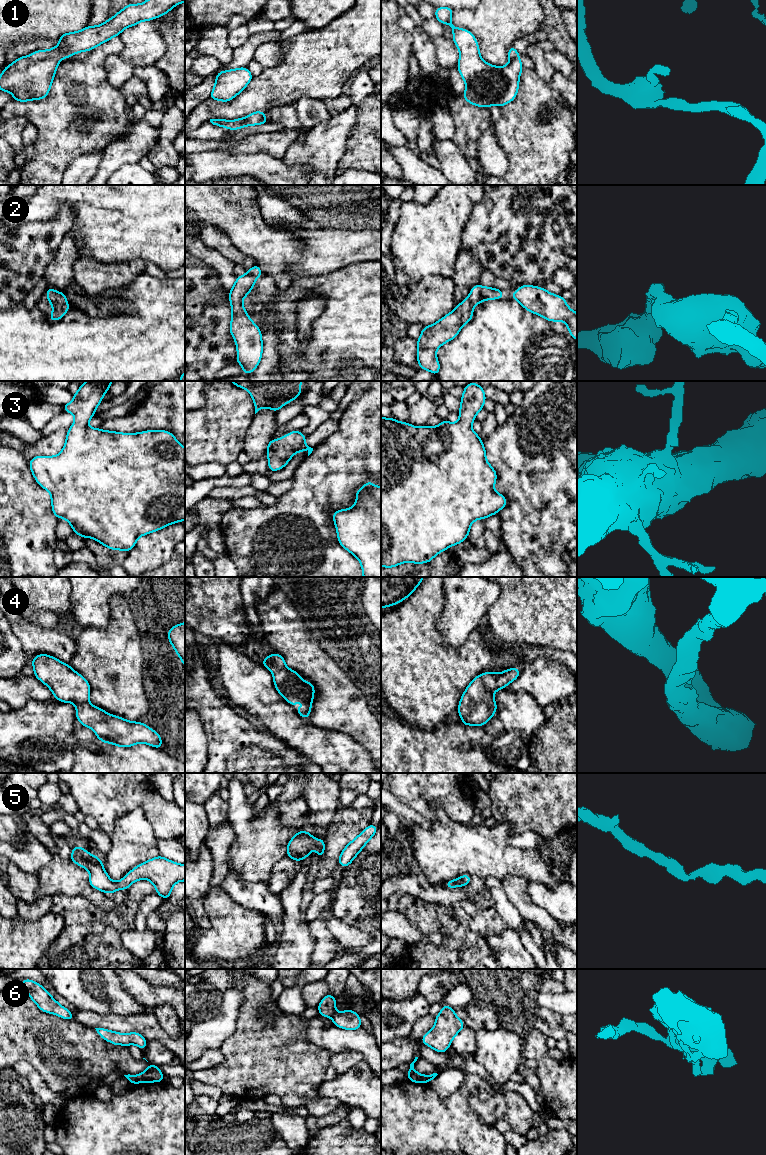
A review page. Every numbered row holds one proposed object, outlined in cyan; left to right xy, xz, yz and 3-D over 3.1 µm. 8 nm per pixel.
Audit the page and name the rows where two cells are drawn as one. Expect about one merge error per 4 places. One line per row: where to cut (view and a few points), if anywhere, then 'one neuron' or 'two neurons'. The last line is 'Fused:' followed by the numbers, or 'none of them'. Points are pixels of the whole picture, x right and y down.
1: no cut; one neuron
2: no cut; one neuron
3: no cut; one neuron
4: no cut; one neuron
5: no cut; one neuron
6: cut in xy along (136, 1075), (138, 1081); two neurons
Fused: 6

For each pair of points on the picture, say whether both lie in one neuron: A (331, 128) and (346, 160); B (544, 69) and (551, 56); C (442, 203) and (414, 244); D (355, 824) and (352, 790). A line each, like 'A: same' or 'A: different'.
A: different
B: different
C: same
D: different

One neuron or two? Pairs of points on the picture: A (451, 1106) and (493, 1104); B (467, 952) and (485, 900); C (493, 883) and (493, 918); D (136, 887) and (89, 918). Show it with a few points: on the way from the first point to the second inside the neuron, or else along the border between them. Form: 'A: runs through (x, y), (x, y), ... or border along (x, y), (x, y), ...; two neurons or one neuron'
A: border along (479, 1088), (471, 1094), (469, 1106), (484, 1124); two neurons
B: runs through (467, 939), (467, 927), (481, 913); one neuron
C: border along (486, 887), (495, 902), (497, 913), (503, 920); two neurons
D: runs through (130, 900), (112, 918), (102, 918); one neuron

